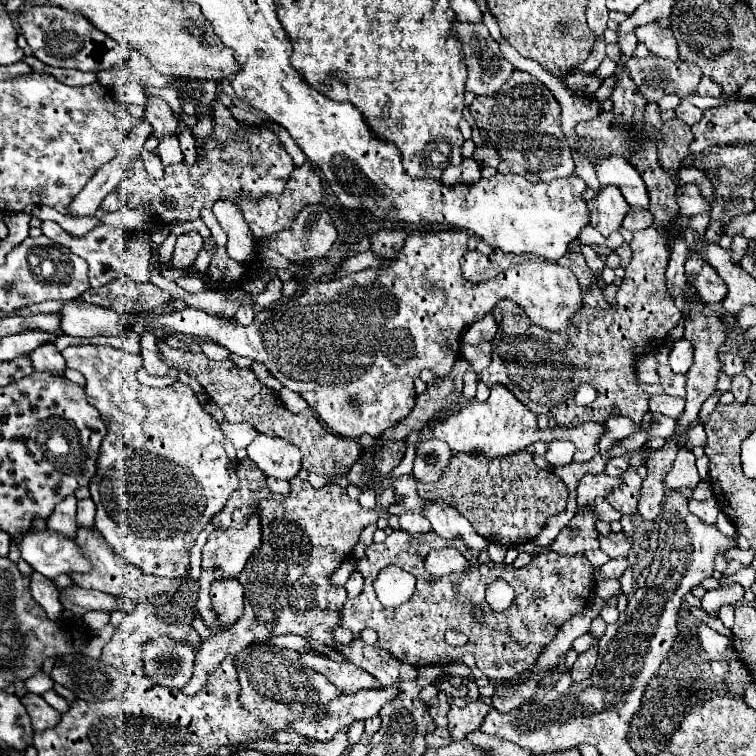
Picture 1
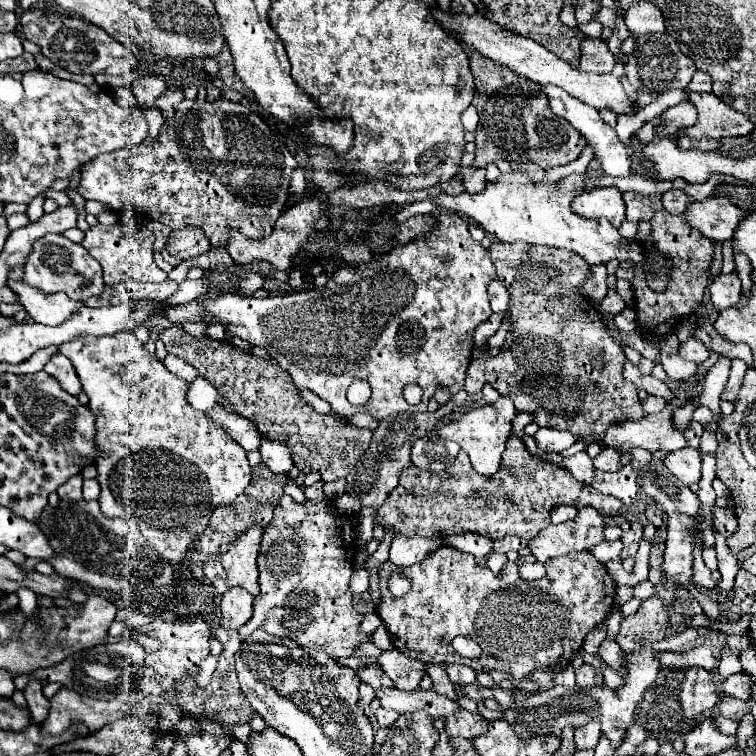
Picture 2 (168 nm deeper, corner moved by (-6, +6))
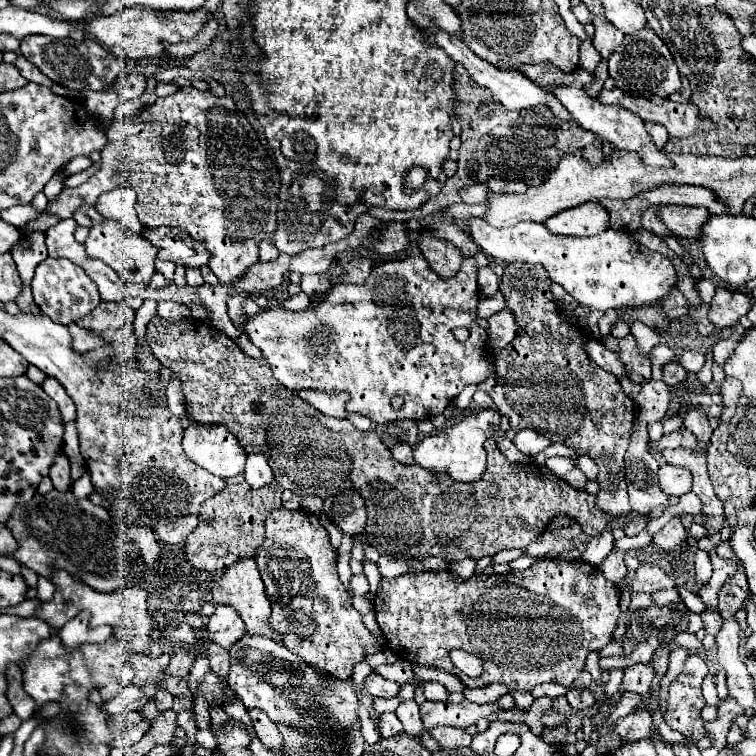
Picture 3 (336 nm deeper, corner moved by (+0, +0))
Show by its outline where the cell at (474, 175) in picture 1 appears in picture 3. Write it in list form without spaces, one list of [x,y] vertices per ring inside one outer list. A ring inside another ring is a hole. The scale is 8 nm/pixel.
[[[476,183],[472,187],[464,187],[460,189],[460,197],[464,203],[486,203],[488,199],[488,187],[484,183]]]

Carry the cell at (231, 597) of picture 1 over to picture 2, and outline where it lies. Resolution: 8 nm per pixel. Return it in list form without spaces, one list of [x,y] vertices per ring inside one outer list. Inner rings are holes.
[[[232,587],[222,595],[220,611],[224,629],[240,629],[252,617],[252,595],[244,587]]]

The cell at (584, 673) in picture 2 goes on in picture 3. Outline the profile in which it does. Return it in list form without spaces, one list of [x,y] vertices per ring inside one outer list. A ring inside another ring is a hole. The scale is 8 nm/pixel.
[[[570,689],[566,693],[566,699],[574,711],[588,709],[594,703],[594,695],[590,693],[590,689]]]

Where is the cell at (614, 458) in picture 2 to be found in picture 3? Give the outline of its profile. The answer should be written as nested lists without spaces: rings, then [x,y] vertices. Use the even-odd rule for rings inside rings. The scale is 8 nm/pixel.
[[[580,455],[578,459],[576,459],[576,465],[584,471],[584,475],[592,481],[592,479],[596,479],[596,475],[598,475],[598,469],[596,469],[596,463],[588,457],[588,455]]]

